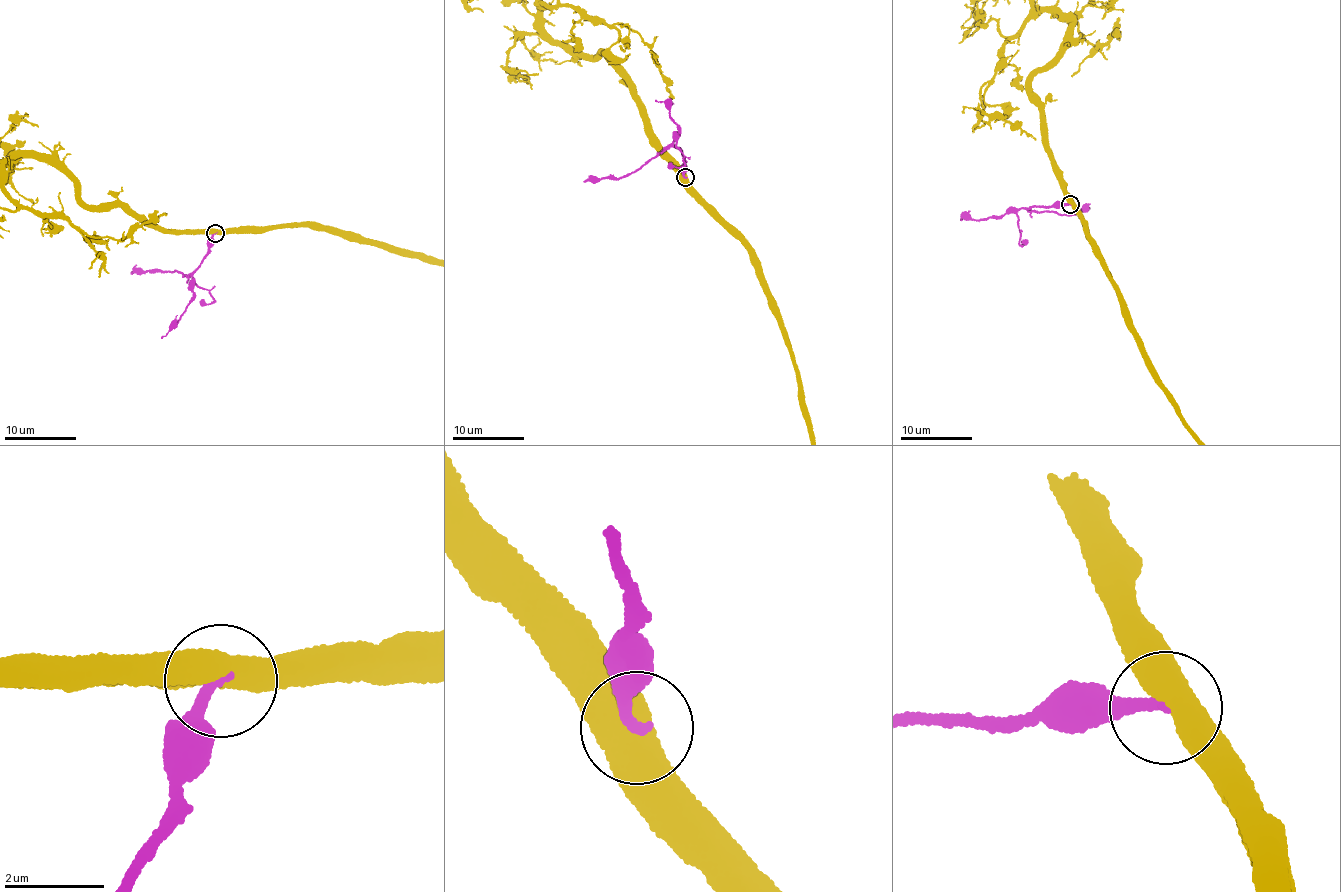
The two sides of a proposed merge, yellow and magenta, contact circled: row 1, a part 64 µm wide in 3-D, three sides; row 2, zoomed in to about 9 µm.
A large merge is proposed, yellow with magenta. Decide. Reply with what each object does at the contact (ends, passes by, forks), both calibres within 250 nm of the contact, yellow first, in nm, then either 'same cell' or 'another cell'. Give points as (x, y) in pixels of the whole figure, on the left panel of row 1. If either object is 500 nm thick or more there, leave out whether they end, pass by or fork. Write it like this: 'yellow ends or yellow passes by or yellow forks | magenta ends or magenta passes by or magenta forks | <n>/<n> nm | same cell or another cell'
600/240 nm | another cell

